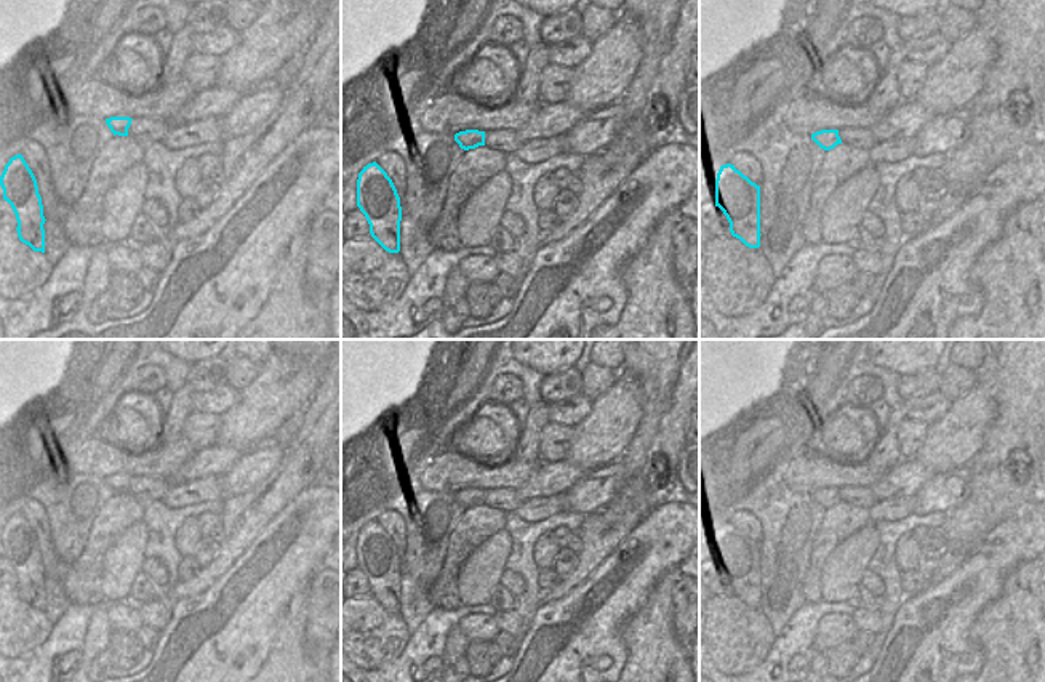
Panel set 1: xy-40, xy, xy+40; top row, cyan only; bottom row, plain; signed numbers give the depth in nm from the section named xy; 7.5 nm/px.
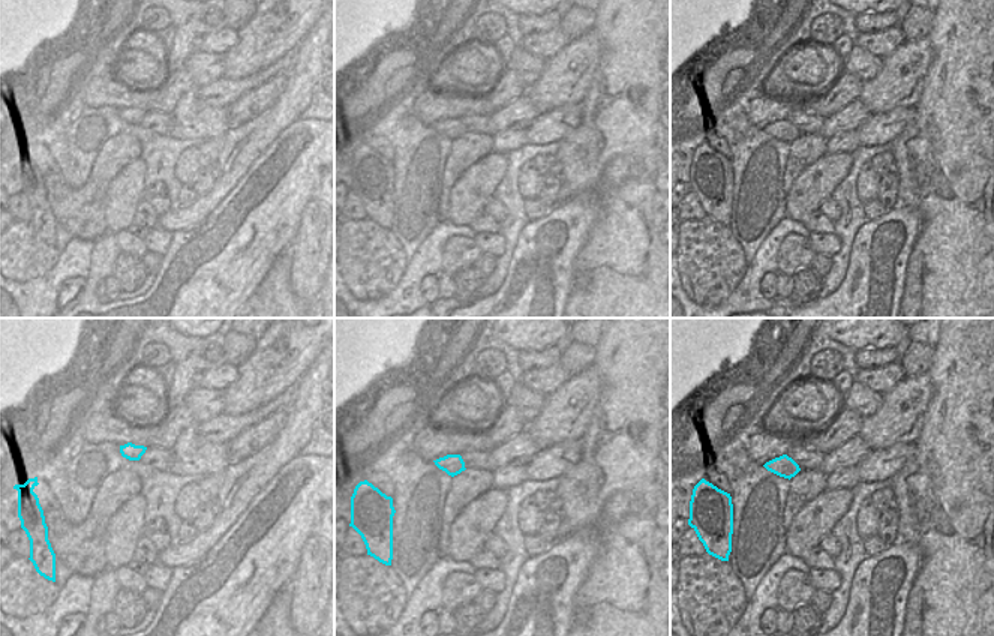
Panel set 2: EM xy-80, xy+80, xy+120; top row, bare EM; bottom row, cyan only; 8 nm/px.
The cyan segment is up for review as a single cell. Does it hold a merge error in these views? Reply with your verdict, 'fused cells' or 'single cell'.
single cell

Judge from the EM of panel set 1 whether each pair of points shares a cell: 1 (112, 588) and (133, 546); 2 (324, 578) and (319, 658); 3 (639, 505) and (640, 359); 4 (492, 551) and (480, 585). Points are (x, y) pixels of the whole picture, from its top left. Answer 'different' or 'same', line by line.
1: same
2: same
3: same
4: same

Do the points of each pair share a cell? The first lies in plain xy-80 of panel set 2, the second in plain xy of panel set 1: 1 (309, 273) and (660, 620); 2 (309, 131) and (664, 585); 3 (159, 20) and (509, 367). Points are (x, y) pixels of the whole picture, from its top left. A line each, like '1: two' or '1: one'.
1: two
2: two
3: two

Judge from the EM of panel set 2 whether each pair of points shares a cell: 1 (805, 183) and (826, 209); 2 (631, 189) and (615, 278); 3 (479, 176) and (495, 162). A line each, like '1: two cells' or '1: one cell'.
1: two cells
2: one cell
3: one cell

